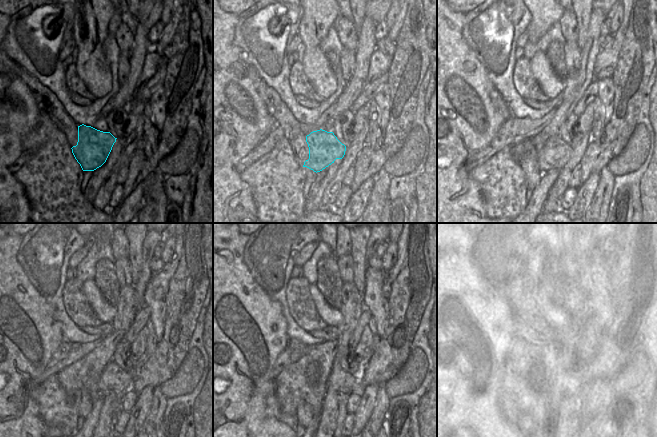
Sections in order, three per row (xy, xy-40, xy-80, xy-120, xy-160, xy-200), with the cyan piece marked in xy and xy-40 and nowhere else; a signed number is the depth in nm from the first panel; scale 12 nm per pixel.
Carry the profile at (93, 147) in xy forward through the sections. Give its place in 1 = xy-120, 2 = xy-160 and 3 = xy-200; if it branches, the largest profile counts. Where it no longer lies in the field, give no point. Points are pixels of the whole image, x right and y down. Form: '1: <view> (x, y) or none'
1: xy-120 (113, 379)
2: xy-160 (340, 380)
3: xy-200 (572, 385)

